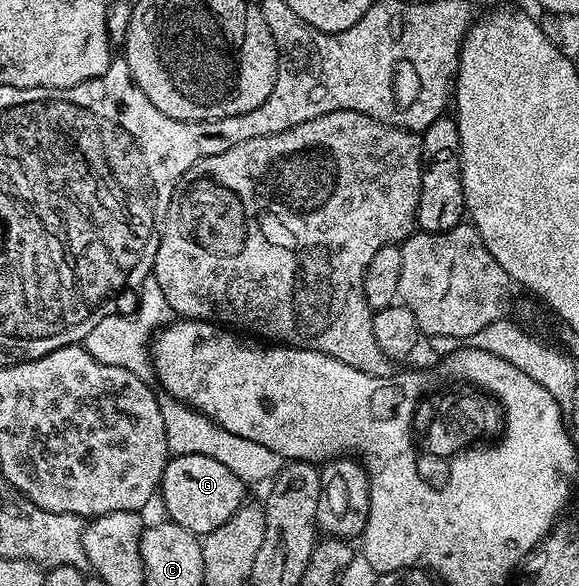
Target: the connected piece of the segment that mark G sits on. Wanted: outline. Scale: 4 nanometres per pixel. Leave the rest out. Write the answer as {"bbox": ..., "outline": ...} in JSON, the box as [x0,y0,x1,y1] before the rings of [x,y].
{"bbox":[157,453,245,537],"outline":[[[189,453],[168,458],[157,495],[160,500],[163,498],[163,507],[167,510],[166,518],[170,522],[181,525],[192,531],[194,535],[202,537],[213,533],[217,525],[225,525],[225,521],[229,521],[229,517],[237,513],[237,509],[245,502],[243,490],[245,490],[243,480],[229,473],[229,469],[221,465],[221,461],[213,461],[213,457],[201,457],[201,453]]]}

